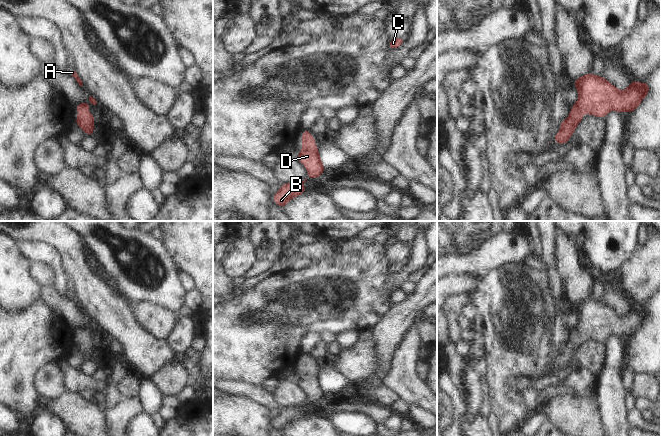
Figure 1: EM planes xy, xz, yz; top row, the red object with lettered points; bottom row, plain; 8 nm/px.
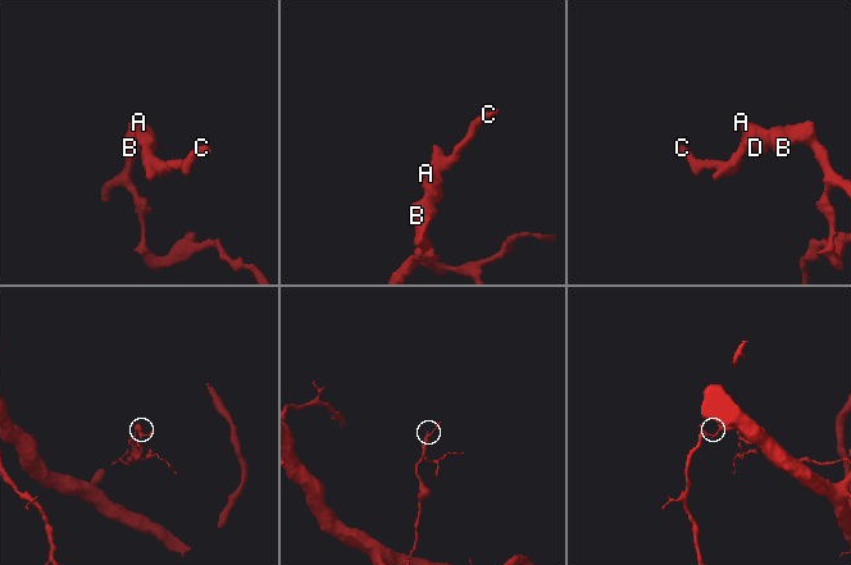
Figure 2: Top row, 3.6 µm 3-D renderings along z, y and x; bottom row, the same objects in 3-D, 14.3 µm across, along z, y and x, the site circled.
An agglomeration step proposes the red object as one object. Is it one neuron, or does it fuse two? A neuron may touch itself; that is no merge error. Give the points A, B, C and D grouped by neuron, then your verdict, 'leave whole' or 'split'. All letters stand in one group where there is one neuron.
A B C D; leave whole

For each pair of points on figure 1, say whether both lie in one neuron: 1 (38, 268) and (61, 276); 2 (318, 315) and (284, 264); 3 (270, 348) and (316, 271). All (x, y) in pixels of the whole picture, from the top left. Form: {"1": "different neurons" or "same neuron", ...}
{"1": "different neurons", "2": "different neurons", "3": "same neuron"}

